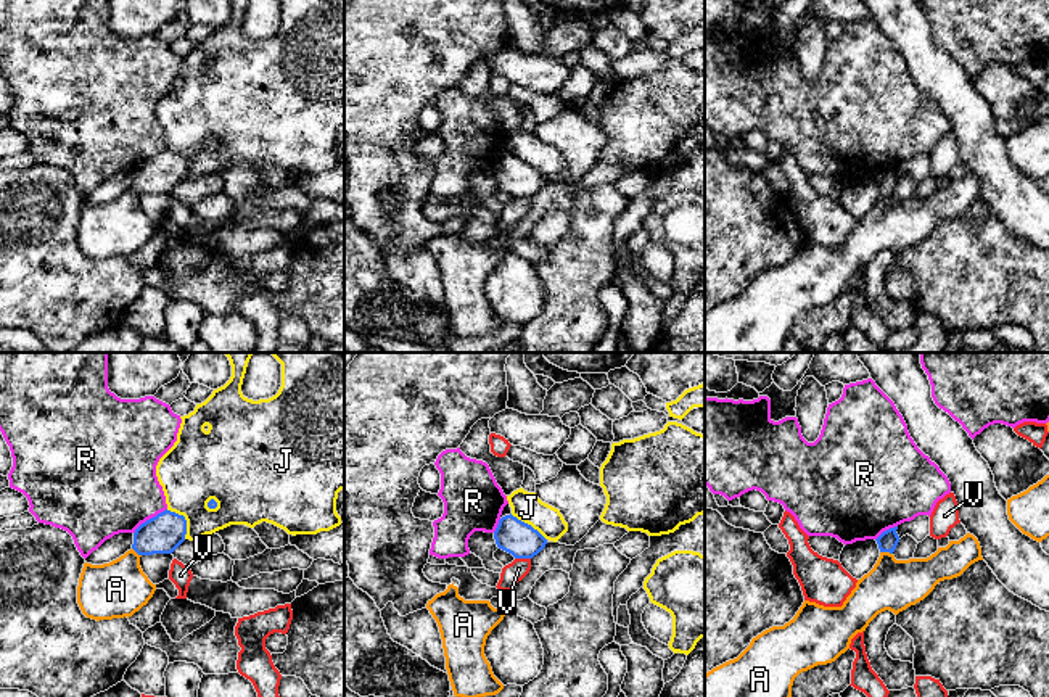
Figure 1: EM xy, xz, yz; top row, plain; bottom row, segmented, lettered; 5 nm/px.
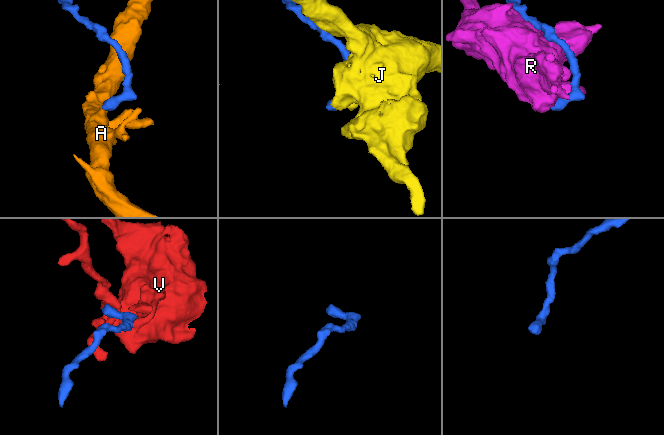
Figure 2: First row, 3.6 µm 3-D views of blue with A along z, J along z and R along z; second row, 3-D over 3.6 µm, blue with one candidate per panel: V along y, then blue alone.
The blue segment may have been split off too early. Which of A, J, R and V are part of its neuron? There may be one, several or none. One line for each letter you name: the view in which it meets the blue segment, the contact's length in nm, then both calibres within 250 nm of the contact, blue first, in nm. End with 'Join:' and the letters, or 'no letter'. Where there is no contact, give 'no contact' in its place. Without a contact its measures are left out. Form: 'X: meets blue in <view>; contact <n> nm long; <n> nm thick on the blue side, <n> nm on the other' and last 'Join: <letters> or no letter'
A: meets blue in yz; contact 70 nm long; 100 nm thick on the blue side, 260 nm on the other
Join: A

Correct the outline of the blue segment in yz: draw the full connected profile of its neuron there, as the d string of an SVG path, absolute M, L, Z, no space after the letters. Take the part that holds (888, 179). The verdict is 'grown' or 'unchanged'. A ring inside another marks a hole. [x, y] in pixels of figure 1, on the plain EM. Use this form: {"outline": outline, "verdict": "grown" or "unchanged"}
{"outline": "M898 166L883 171L875 180L880 196L874 208L858 219L856 227L841 246L824 246L804 240L796 254L784 266L772 266L751 278L750 285L734 299L729 299L705 314L705 353L782 353L785 341L792 336L795 317L817 304L835 301L849 288L851 278L866 270L869 262L882 251L895 254L924 240L940 221L961 216L972 203L983 200L978 179L967 172L959 180L949 180L946 187L938 187L927 198L896 200L893 192L899 182Z", "verdict": "grown"}

